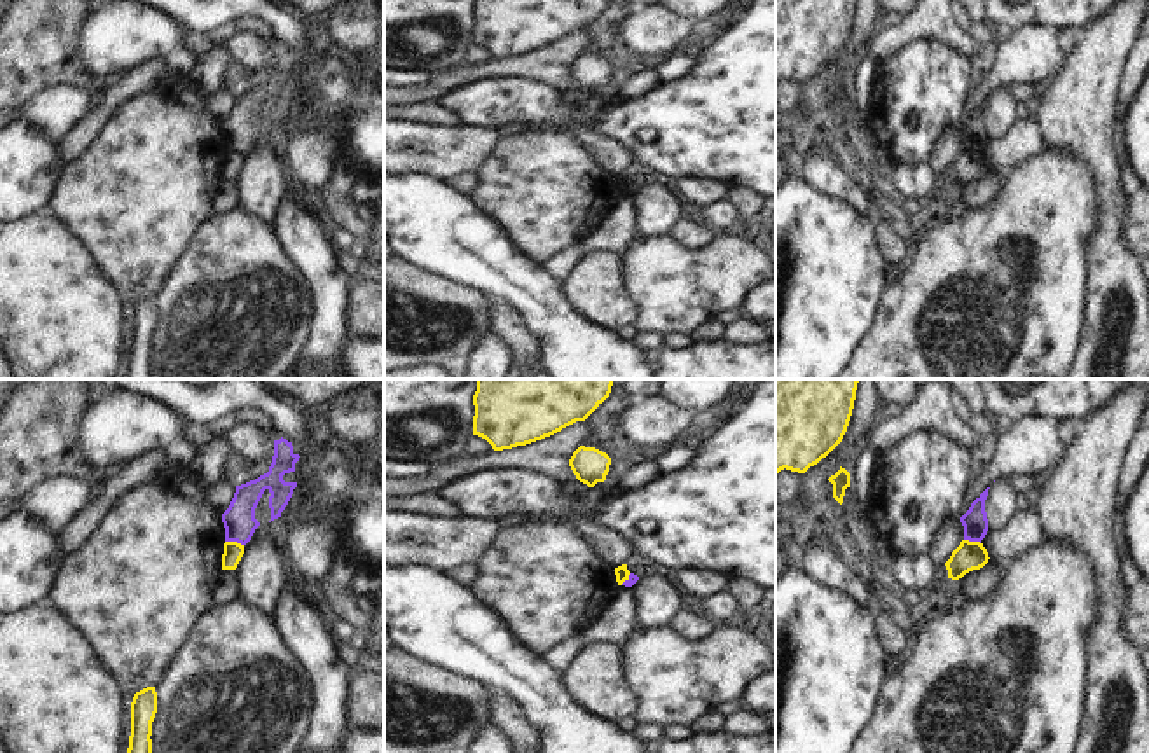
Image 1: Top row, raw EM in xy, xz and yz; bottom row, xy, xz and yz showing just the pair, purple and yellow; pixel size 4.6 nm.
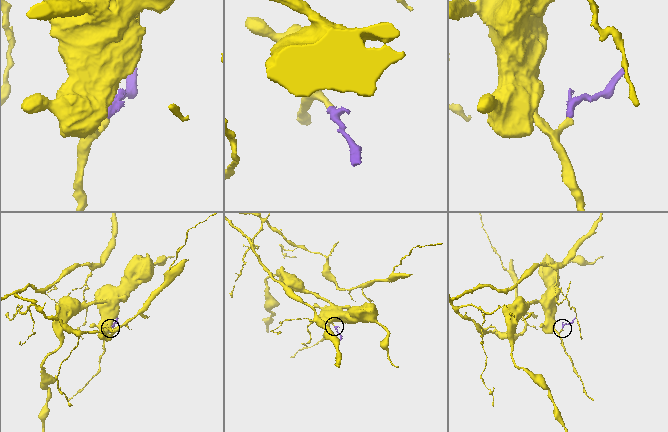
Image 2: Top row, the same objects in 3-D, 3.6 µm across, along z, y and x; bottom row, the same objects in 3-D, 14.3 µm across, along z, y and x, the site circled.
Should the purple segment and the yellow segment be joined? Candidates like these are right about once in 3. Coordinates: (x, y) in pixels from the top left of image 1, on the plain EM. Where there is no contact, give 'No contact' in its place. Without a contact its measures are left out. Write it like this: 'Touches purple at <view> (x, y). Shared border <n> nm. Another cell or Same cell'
Touches purple at xy (234, 149). Shared border 90 nm. Another cell

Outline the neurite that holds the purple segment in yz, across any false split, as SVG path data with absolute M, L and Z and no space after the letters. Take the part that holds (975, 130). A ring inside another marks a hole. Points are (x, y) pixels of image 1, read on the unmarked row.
M987 96L969 115L969 119L960 126L964 135L964 149L980 150L985 147L988 140L988 128L985 121L985 108L988 105Z

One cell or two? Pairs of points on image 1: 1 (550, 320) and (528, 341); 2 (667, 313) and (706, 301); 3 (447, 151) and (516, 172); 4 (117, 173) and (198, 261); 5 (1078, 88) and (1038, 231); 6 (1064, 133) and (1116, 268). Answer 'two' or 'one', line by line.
1: two
2: one
3: two
4: two
5: two
6: one

